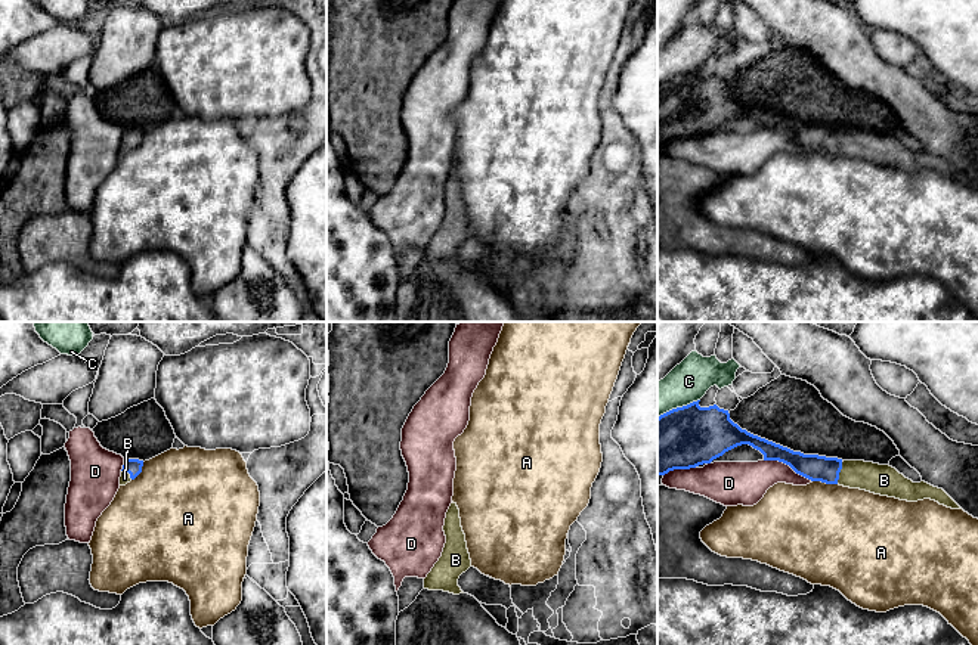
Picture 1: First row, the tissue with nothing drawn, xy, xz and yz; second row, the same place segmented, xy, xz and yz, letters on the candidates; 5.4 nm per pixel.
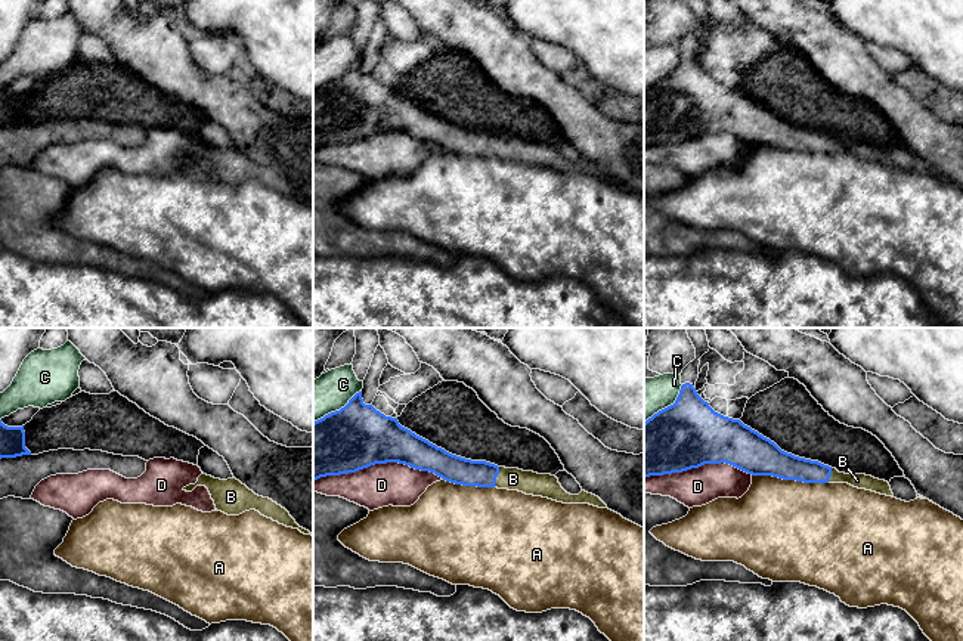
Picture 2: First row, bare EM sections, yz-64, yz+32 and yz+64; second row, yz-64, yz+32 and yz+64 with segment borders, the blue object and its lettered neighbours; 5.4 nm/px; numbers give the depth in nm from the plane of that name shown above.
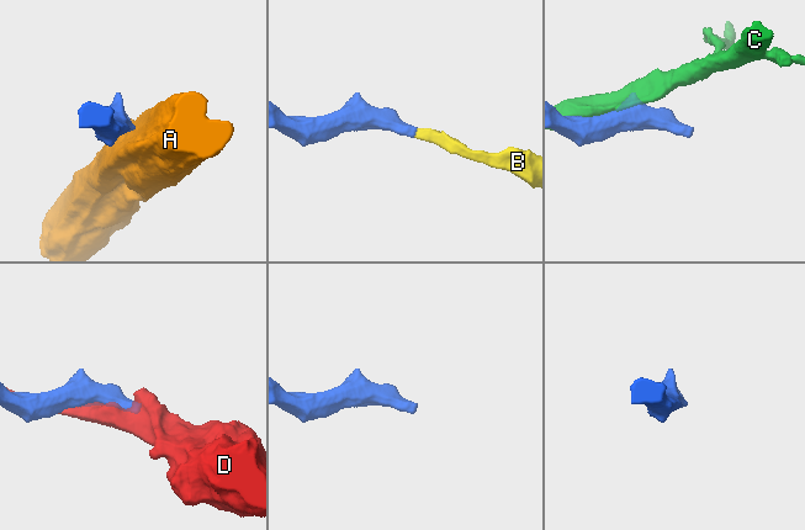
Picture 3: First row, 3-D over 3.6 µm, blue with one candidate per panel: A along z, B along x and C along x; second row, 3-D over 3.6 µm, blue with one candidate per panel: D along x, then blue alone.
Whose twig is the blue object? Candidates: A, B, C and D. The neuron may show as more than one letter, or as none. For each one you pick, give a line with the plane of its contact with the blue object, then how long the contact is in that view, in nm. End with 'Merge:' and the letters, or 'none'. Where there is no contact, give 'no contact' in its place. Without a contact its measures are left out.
B: meets blue in yz; contact 120 nm long
Merge: B

